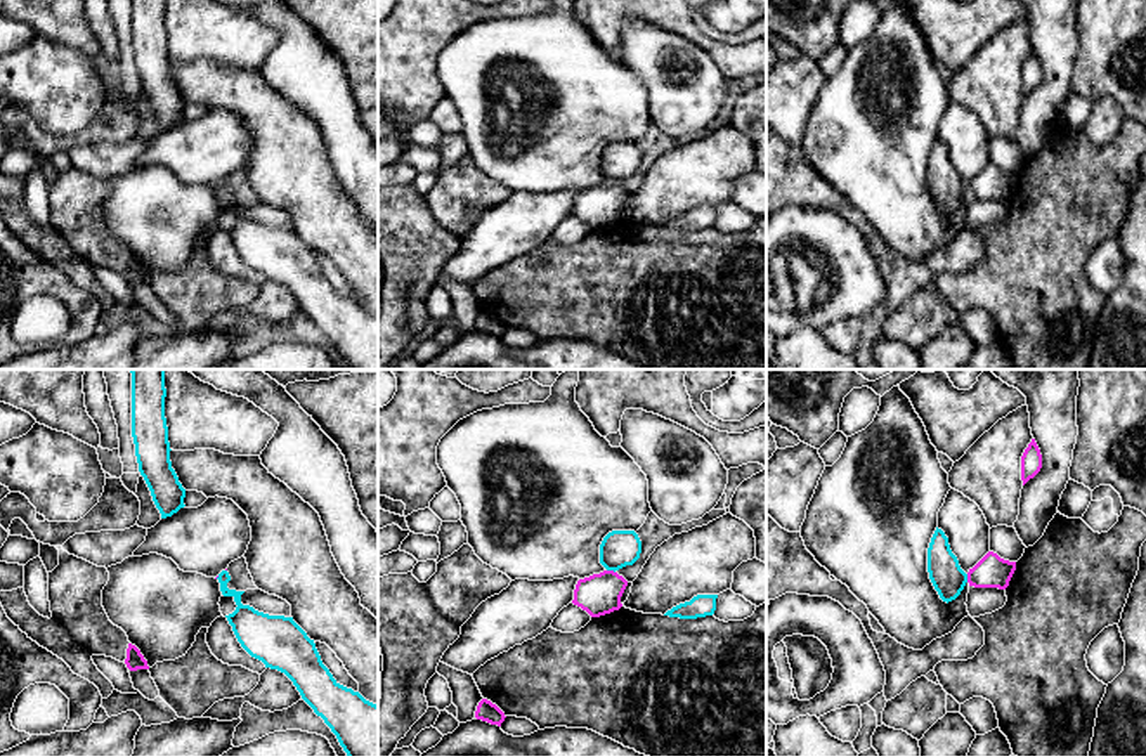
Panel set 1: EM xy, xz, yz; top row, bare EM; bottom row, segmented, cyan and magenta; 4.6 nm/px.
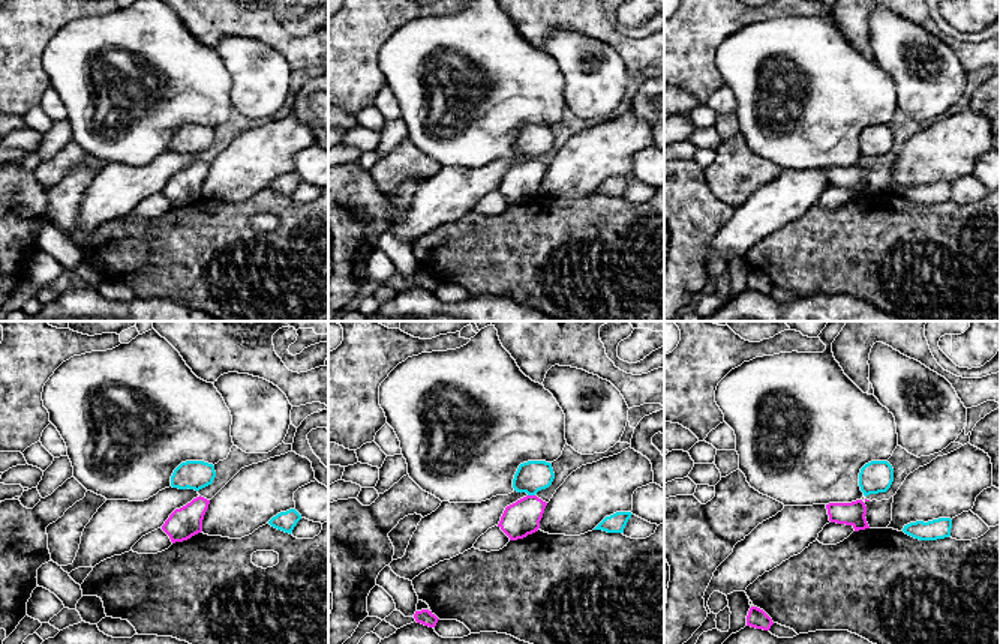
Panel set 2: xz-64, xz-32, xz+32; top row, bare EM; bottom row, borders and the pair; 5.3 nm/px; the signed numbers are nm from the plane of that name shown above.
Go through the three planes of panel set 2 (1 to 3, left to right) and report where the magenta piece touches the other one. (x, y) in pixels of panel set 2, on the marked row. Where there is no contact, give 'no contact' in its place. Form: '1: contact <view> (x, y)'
1: no contact
2: contact xz-32 (531, 494)
3: no contact

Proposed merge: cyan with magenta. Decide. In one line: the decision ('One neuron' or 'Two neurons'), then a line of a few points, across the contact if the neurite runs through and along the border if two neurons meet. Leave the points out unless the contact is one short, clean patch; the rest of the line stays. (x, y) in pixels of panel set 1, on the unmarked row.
Two neurons. Line: xz (607, 181), (614, 184)

